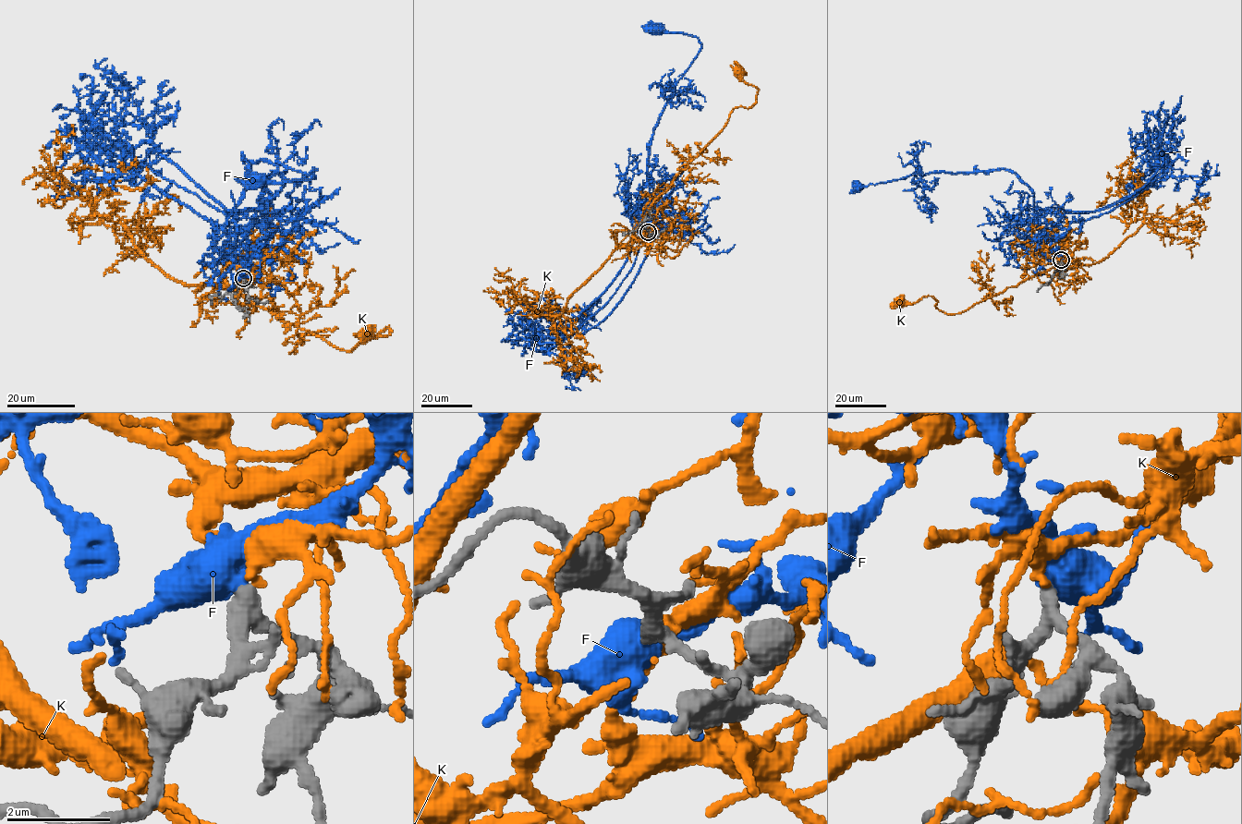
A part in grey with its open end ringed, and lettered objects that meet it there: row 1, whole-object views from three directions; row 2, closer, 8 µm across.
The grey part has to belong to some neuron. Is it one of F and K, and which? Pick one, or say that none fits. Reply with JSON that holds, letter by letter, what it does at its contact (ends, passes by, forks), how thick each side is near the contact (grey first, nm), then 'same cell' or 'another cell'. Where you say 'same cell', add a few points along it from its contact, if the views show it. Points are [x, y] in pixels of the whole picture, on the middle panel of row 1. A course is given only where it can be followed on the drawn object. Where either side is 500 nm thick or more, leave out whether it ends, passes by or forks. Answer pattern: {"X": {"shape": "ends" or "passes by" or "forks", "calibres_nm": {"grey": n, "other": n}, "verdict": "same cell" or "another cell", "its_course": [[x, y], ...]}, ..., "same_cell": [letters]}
{"F": {"shape": "forks", "calibres_nm": {"grey": 280, "other": 400}, "verdict": "same cell", "its_course": [[648, 232], [654, 229], [639, 233], [633, 221], [652, 193], [652, 128], [700, 47], [695, 36], [655, 26]]}, "K": {"shape": "passes by", "calibres_nm": {"grey": 280, "other": 280}, "verdict": "another cell"}, "same_cell": ["F"]}

